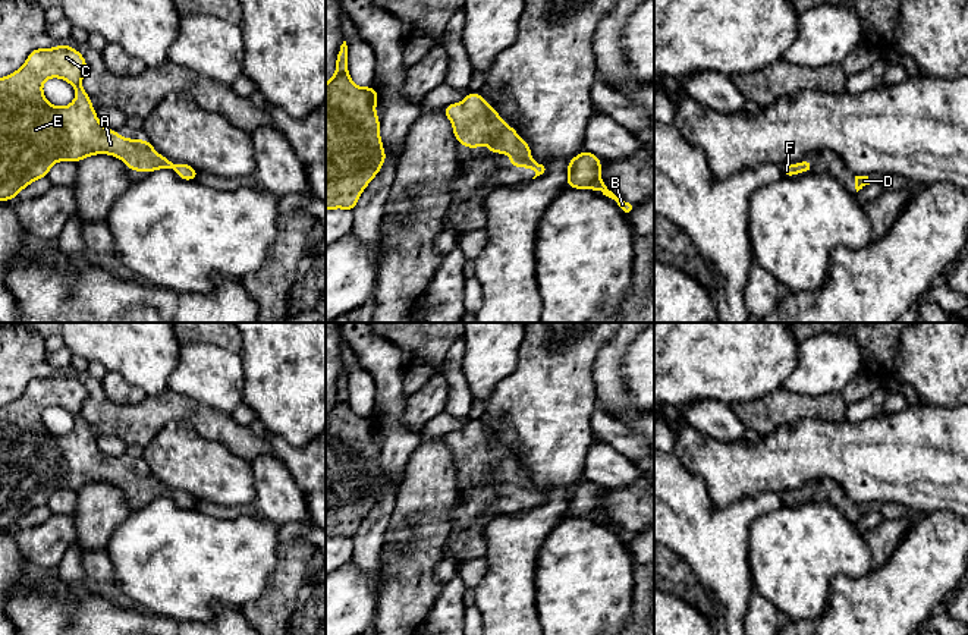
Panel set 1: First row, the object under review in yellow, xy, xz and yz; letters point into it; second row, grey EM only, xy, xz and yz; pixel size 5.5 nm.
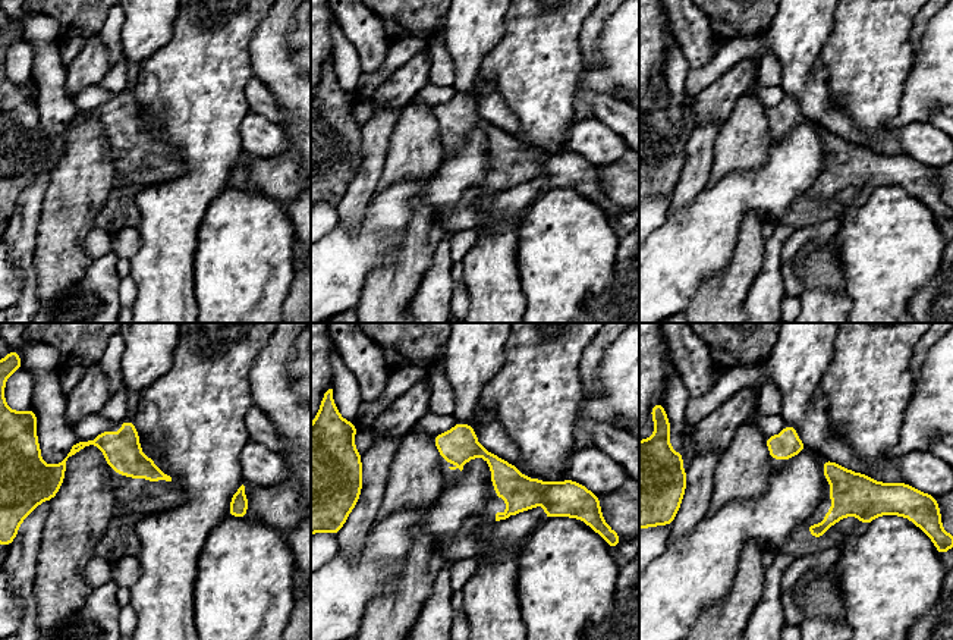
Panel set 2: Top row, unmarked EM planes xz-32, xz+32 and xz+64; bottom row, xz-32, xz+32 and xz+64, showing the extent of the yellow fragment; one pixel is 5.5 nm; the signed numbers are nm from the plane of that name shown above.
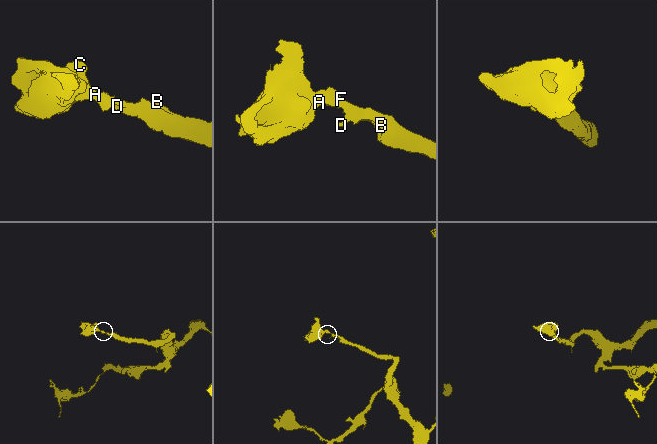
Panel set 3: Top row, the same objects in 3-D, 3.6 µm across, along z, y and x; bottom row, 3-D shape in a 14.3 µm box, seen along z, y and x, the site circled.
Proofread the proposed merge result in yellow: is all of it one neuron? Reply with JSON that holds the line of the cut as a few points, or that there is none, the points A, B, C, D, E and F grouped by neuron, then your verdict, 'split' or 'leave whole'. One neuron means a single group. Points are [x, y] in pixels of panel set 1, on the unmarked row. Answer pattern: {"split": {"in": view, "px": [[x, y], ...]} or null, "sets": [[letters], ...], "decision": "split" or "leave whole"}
{"split": null, "sets": [["A", "B", "C", "D", "E", "F"]], "decision": "leave whole"}

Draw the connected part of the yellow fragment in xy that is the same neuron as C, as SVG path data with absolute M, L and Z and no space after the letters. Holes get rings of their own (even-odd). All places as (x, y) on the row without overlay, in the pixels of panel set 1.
M60 372L54 377L37 377L28 383L26 390L21 397L9 405L0 406L0 529L9 529L28 513L40 506L47 506L48 499L57 490L81 490L94 482L110 482L125 490L125 494L135 500L151 502L157 497L175 497L176 503L183 509L195 509L198 499L177 491L173 493L169 487L158 482L151 471L142 468L128 468L116 459L106 458L91 434L91 425L84 419L81 411L87 399L87 389L72 374ZM50 406L62 406L67 409L76 419L72 433L65 436L51 434L43 421L43 411Z

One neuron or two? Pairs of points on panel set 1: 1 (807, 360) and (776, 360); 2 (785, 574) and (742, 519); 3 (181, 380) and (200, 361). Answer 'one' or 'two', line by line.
1: two
2: two
3: one

